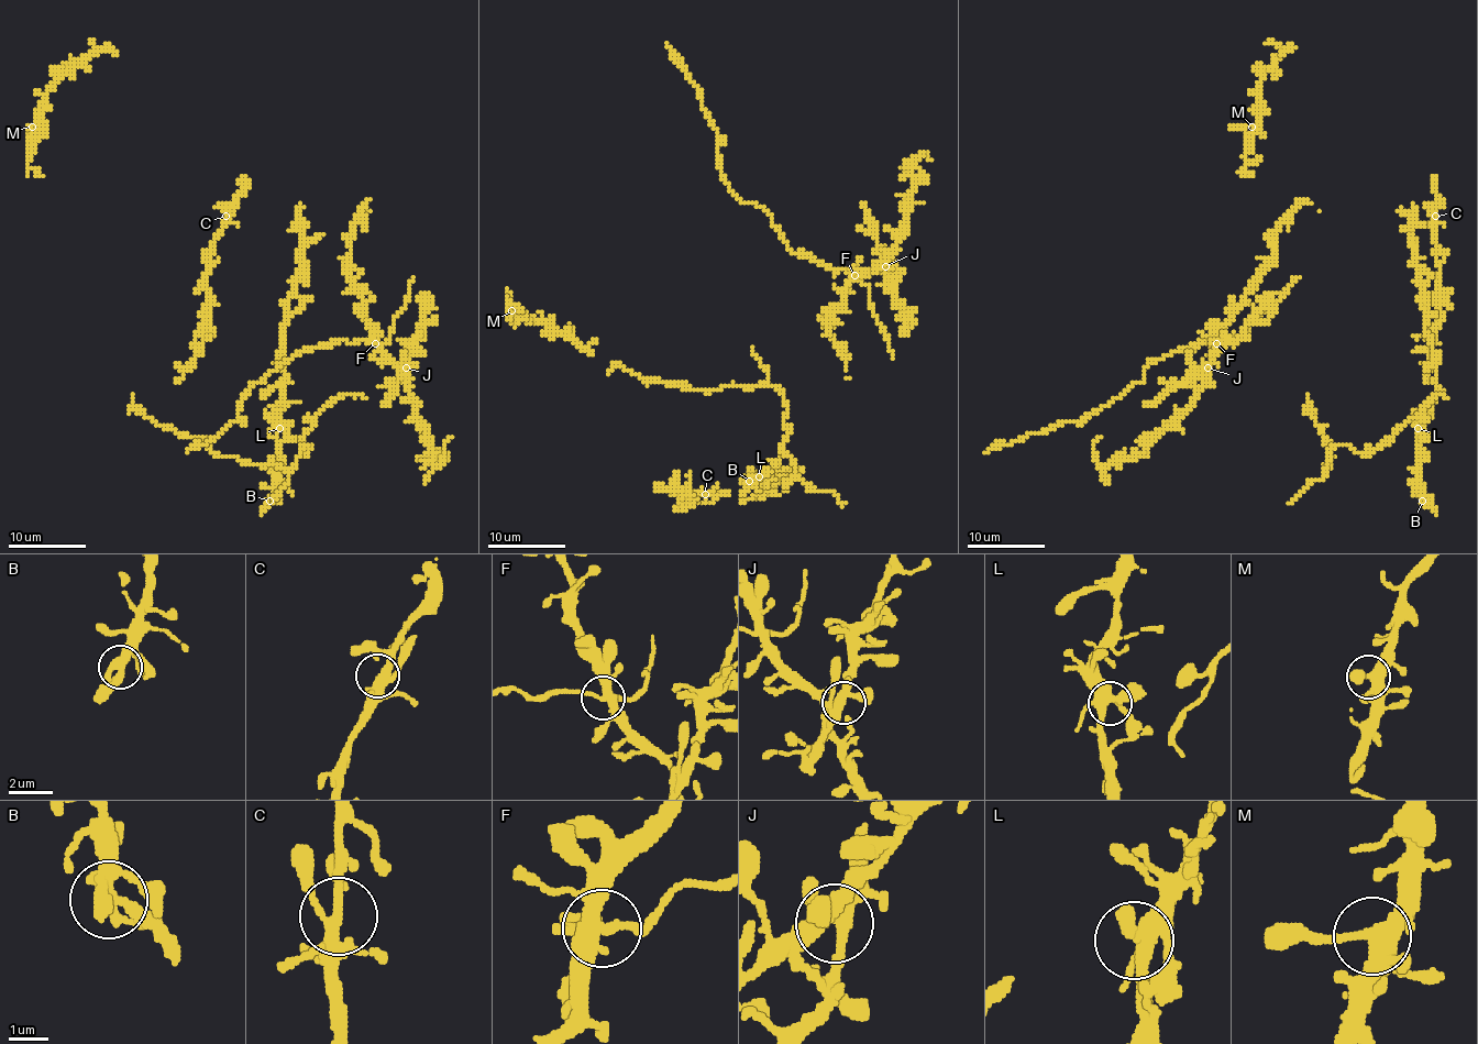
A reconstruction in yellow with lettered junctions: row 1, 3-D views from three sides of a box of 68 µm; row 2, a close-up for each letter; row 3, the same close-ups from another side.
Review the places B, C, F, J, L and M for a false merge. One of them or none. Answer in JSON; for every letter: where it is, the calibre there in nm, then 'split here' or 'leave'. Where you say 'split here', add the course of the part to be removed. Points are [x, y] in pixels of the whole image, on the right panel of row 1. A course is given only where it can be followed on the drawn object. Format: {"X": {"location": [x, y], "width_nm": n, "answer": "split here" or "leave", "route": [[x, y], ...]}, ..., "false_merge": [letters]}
{"B": {"location": [1422, 501], "width_nm": 320, "answer": "leave"}, "C": {"location": [1435, 216], "width_nm": 320, "answer": "leave"}, "F": {"location": [1216, 343], "width_nm": 360, "answer": "leave"}, "J": {"location": [1208, 367], "width_nm": 320, "answer": "leave"}, "L": {"location": [1418, 428], "width_nm": 400, "answer": "leave"}, "M": {"location": [1252, 127], "width_nm": 360, "answer": "leave"}, "false_merge": []}

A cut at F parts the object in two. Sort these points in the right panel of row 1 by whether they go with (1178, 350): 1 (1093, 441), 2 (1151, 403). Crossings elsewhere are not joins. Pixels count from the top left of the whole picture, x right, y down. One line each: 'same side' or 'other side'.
1: other side
2: other side

